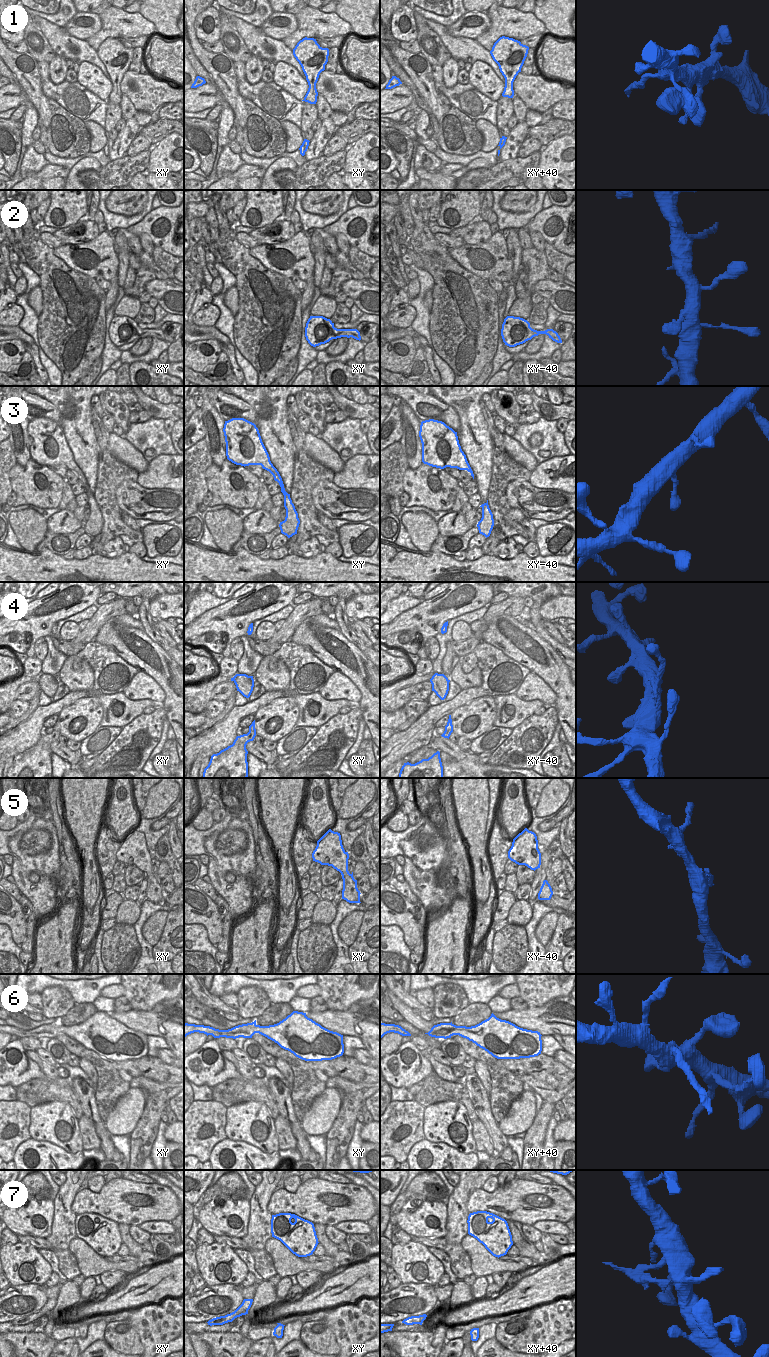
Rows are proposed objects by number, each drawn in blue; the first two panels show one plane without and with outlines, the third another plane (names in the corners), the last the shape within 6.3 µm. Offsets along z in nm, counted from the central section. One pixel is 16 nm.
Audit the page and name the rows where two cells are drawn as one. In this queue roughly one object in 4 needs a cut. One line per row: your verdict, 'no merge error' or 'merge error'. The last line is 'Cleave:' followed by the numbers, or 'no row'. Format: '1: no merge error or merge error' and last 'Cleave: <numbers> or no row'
1: merge error
2: no merge error
3: no merge error
4: no merge error
5: no merge error
6: merge error
7: merge error
Cleave: 1, 6, 7

